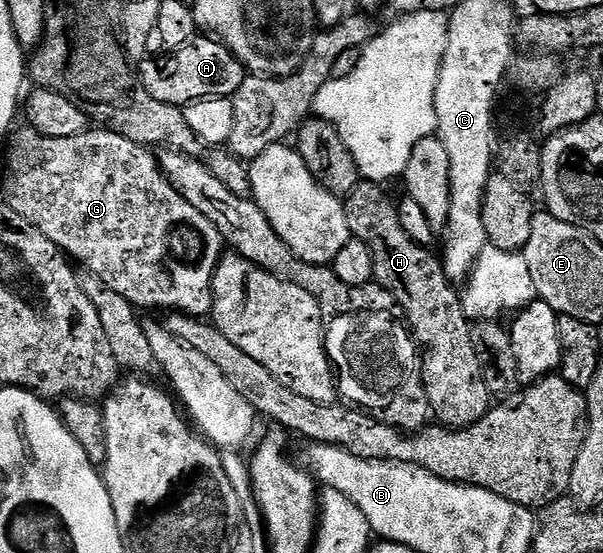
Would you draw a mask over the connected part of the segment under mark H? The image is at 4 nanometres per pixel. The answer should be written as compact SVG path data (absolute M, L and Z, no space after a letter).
M362 180L351 194L345 195L348 228L355 239L368 246L374 269L373 281L390 292L402 309L410 335L420 351L424 392L433 417L449 429L467 430L492 409L492 395L484 384L480 360L476 360L476 348L472 348L472 322L465 316L462 299L458 292L454 292L455 285L445 275L443 259L437 253L434 255L432 251L425 250L421 246L423 243L404 228L395 199L390 199L382 190L385 189L379 183Z

